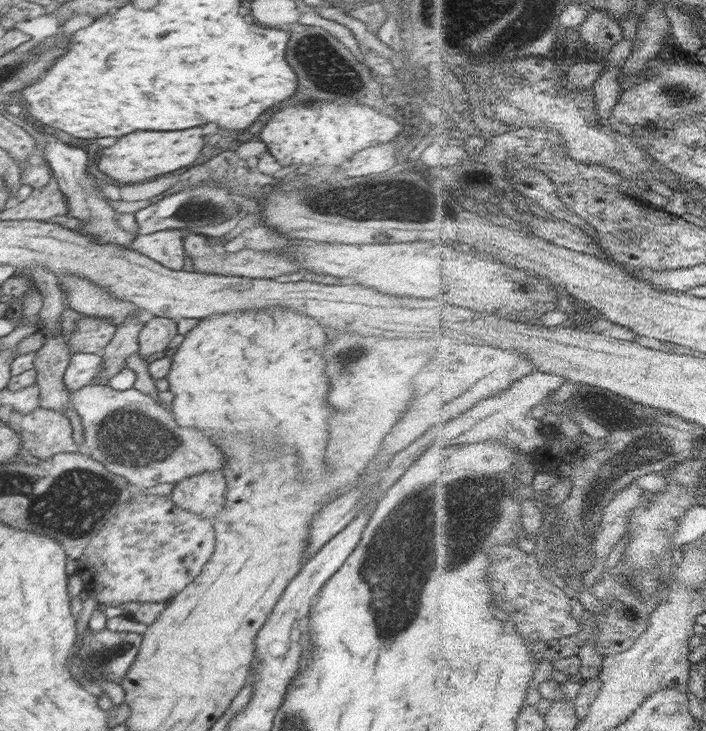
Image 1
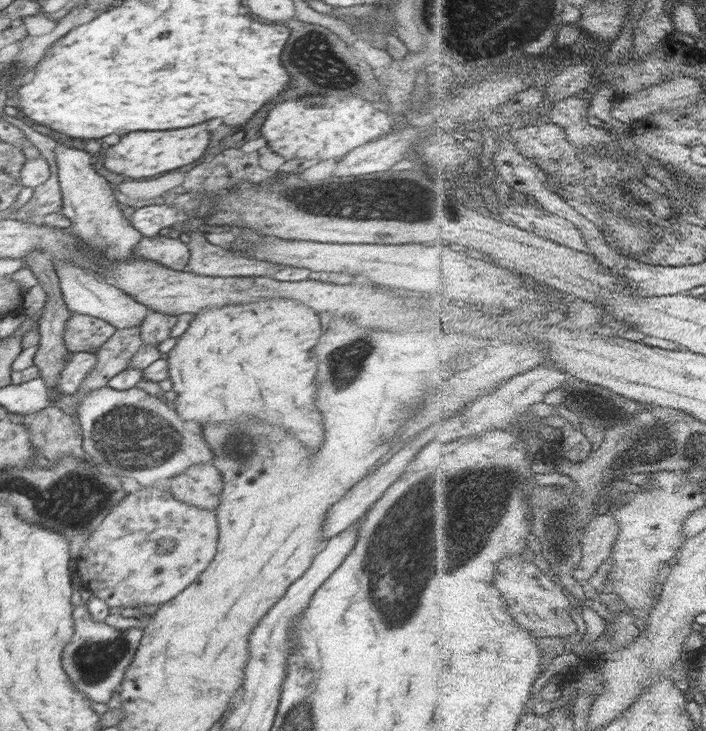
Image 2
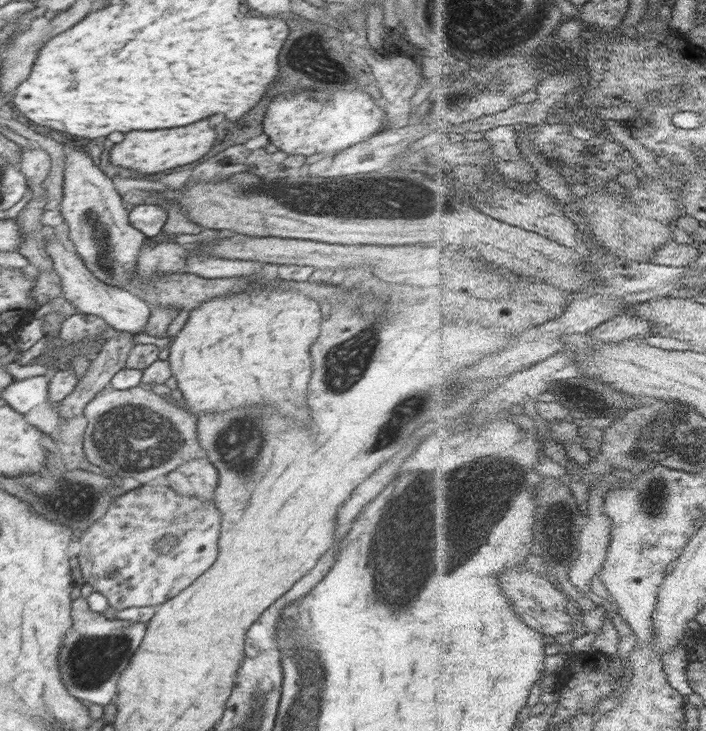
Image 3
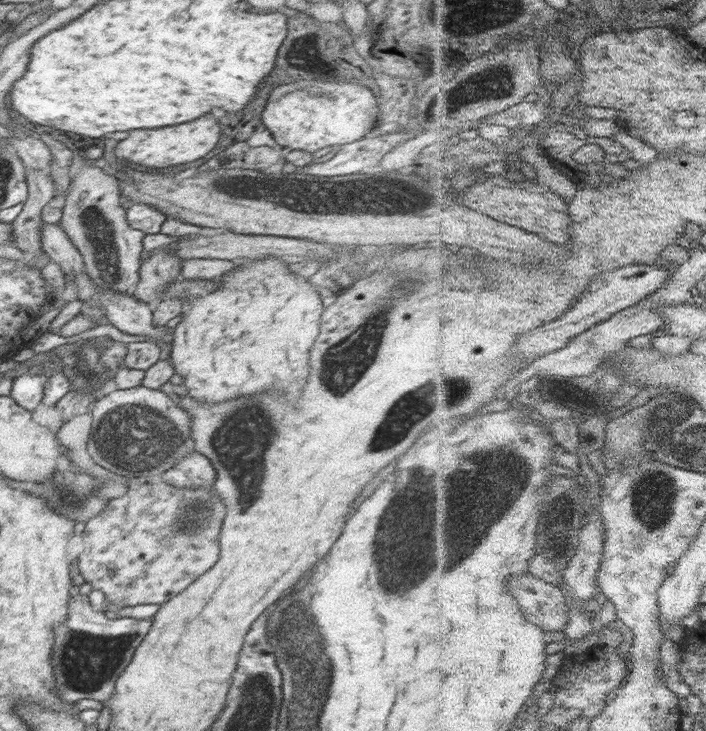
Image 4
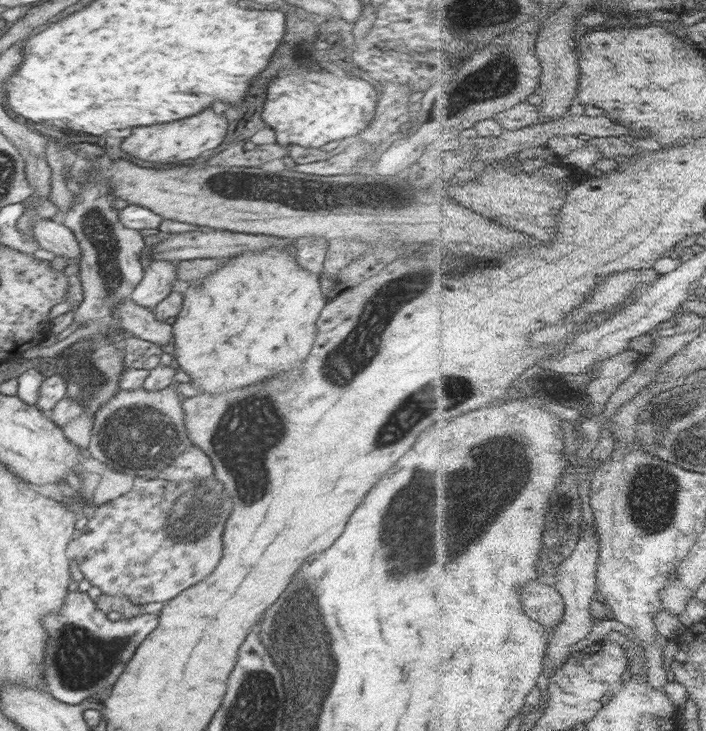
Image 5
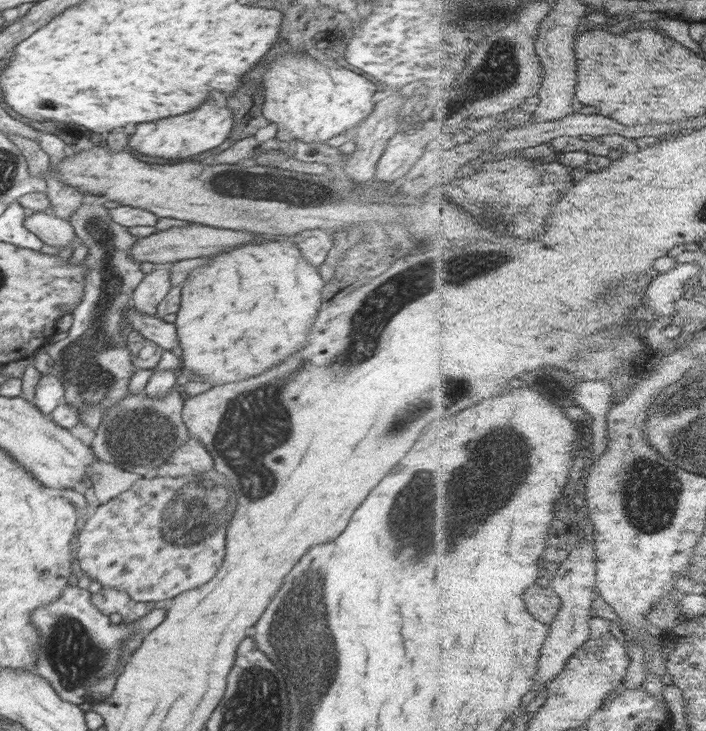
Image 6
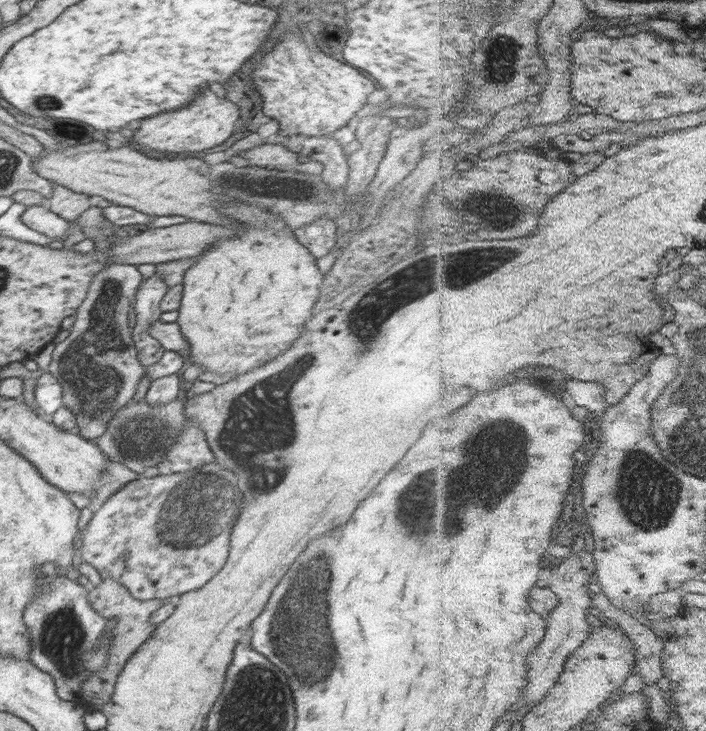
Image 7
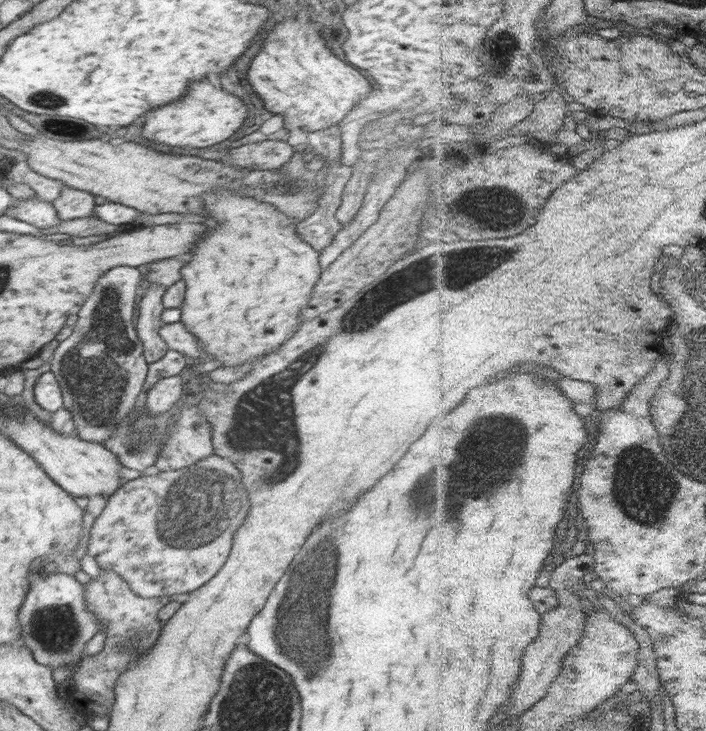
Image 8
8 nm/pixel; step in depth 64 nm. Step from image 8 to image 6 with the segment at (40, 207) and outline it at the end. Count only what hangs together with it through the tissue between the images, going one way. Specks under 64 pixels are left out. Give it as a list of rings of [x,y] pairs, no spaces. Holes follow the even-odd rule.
[[[28,211],[23,225],[33,232],[44,244],[66,248],[73,244],[75,232],[68,220],[64,220],[50,211]]]

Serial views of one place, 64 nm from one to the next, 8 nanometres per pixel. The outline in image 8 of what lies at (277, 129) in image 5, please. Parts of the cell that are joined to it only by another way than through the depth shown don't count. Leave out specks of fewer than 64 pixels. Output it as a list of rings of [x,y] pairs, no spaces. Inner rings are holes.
[[[286,20],[280,25],[276,25],[264,42],[262,42],[262,50],[258,52],[250,63],[248,69],[248,78],[252,88],[256,90],[256,94],[262,98],[266,110],[273,115],[283,116],[283,128],[306,128],[308,132],[316,132],[316,130],[324,130],[330,128],[334,124],[338,124],[348,112],[348,116],[355,116],[351,114],[351,110],[360,103],[365,94],[370,93],[372,84],[368,82],[368,78],[362,75],[357,67],[353,67],[349,63],[336,58],[334,53],[325,45],[323,37],[320,35],[321,31],[312,22],[308,21],[300,24],[300,21]]]

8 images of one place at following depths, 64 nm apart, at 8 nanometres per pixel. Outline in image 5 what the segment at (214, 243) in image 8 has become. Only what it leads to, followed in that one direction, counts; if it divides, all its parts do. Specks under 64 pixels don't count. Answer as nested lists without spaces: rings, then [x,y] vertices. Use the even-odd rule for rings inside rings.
[[[265,248],[226,258],[226,266],[218,267],[203,280],[192,283],[183,292],[182,311],[172,324],[174,342],[170,351],[178,370],[190,376],[190,383],[204,394],[218,394],[244,388],[266,378],[298,372],[315,344],[316,324],[327,303],[320,289],[320,275],[306,271],[297,263],[296,251]]]

